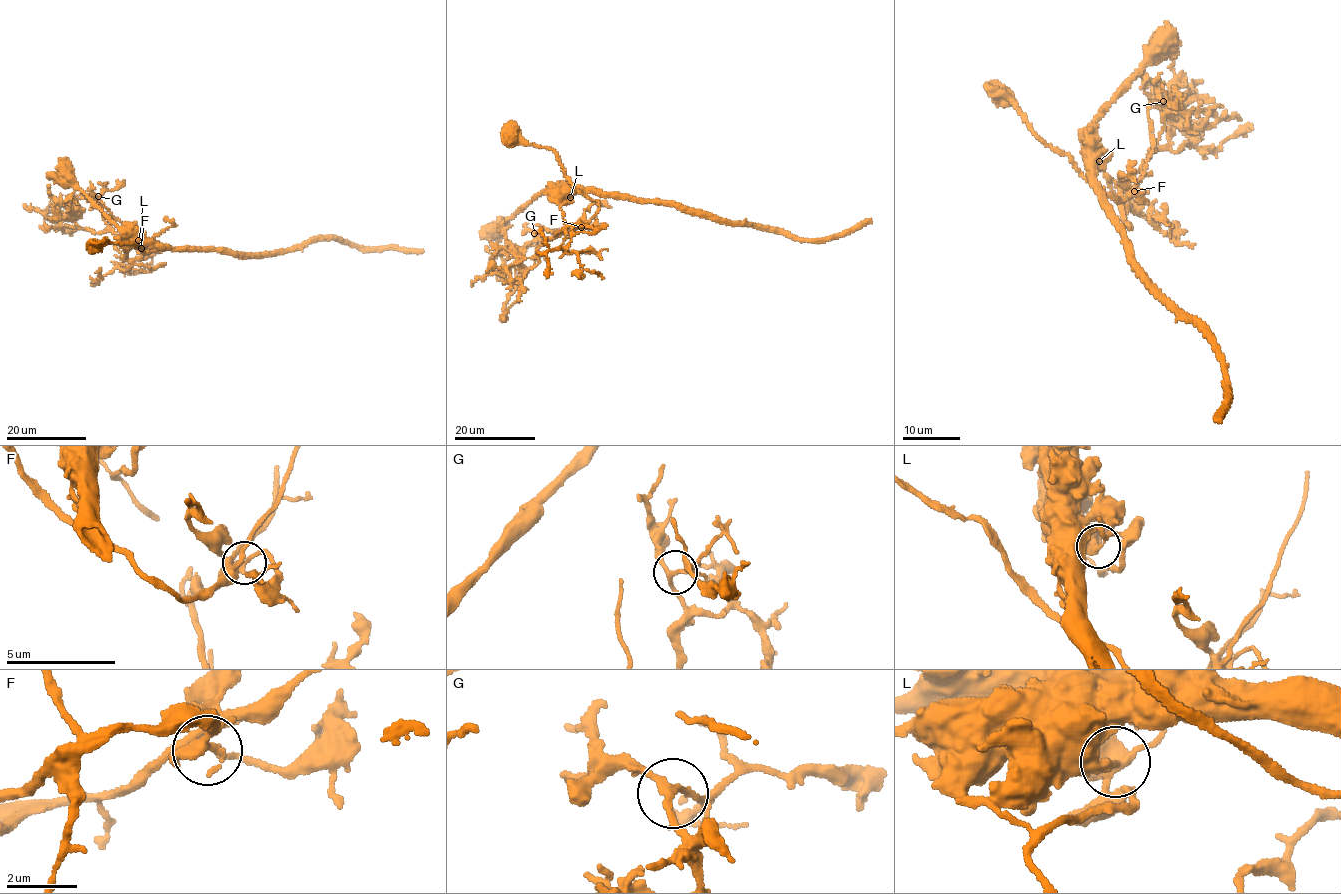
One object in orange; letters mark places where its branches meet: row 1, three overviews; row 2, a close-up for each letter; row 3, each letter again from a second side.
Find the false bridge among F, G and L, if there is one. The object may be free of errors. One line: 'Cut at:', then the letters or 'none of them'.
Cut at: L

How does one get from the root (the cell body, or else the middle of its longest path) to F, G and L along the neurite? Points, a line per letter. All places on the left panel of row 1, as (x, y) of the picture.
F: (180, 249), (138, 244), (124, 248), (125, 257), (140, 258), (141, 248)
G: (180, 249), (138, 244), (124, 248), (124, 258), (115, 247), (117, 236), (104, 220), (98, 196)
L: (180, 249), (142, 244), (136, 242), (138, 240)

